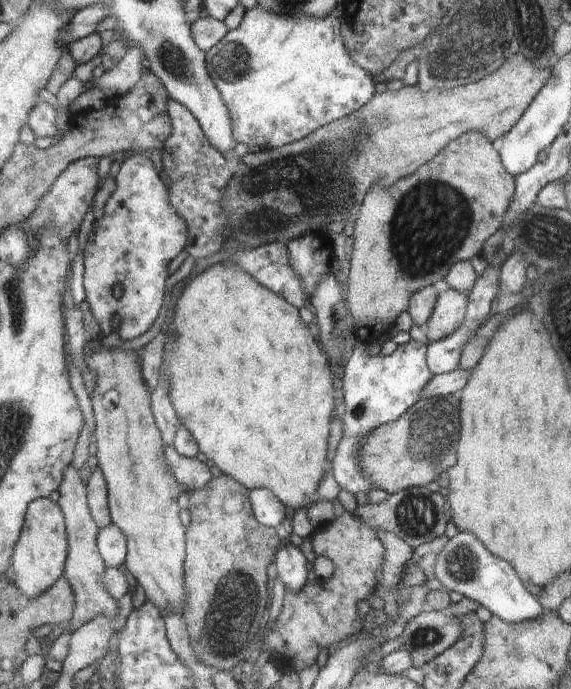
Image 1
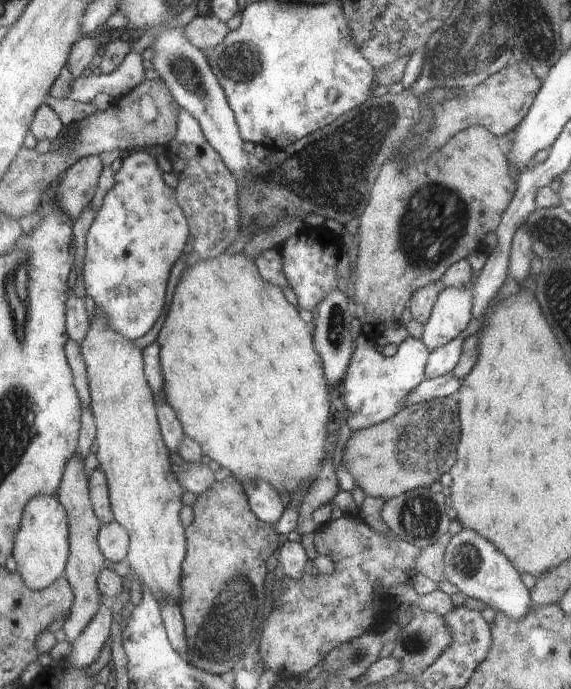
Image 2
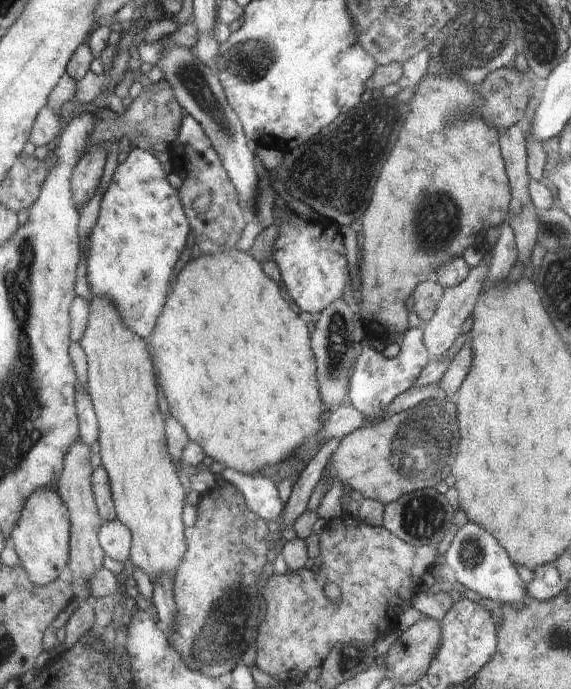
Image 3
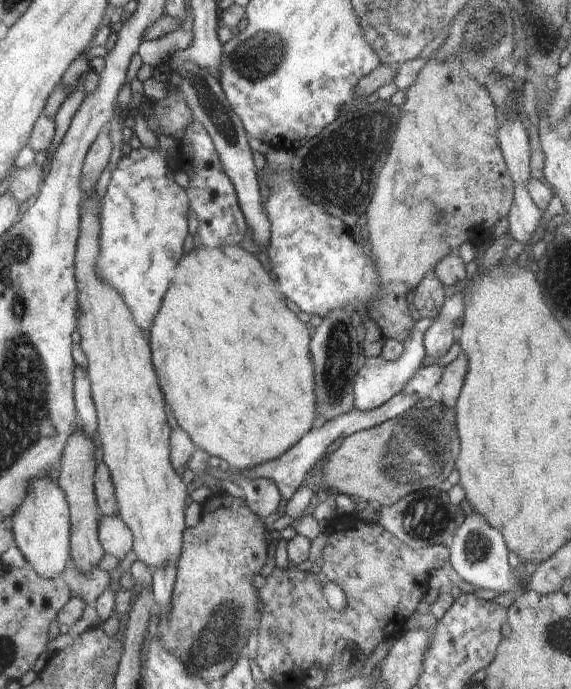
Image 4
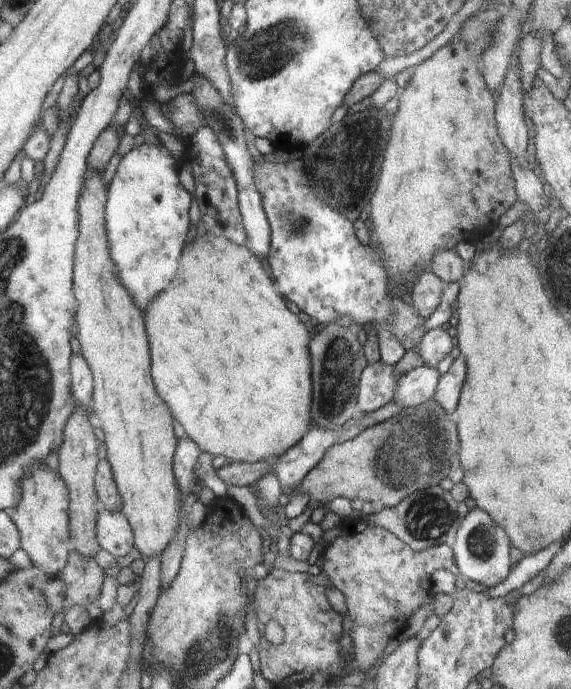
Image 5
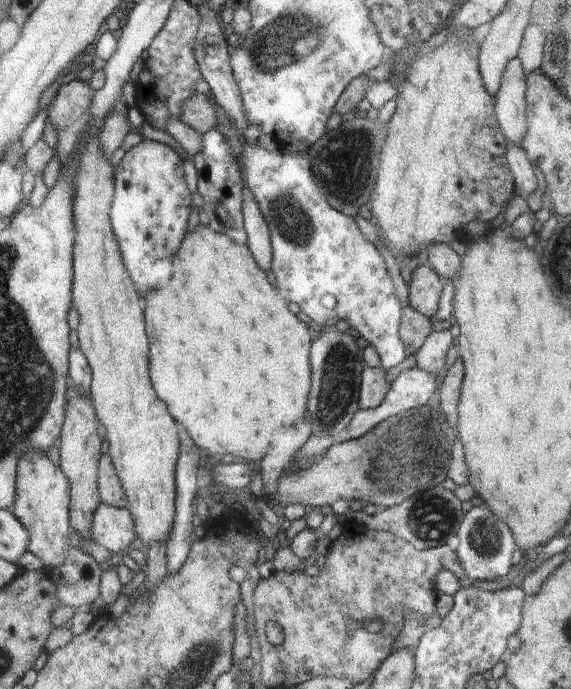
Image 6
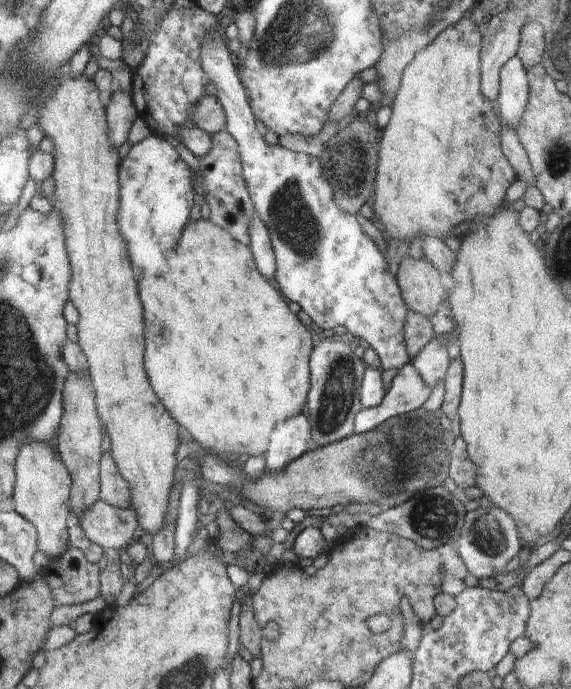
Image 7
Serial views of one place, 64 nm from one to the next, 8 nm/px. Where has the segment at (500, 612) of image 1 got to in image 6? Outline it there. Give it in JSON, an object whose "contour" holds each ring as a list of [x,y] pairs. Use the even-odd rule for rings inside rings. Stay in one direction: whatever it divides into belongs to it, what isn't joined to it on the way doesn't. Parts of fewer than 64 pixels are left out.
{"contour":[[[482,505],[464,513],[459,525],[458,547],[454,550],[460,558],[461,568],[470,581],[497,581],[507,576],[511,568],[511,557],[519,551],[510,528]]]}

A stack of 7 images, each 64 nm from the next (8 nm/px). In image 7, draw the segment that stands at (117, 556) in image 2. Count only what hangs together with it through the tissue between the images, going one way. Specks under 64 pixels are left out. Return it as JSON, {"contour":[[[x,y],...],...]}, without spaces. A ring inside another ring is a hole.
{"contour":[[[100,500],[81,517],[87,537],[112,554],[127,548],[141,533],[138,510],[118,508]]]}

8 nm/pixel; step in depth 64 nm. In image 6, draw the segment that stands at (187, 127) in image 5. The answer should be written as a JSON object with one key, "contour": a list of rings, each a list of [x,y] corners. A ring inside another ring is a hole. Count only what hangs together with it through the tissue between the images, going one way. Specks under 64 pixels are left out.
{"contour":[[[194,93],[181,105],[179,121],[191,127],[198,135],[215,129],[216,118],[214,100],[199,93]]]}

